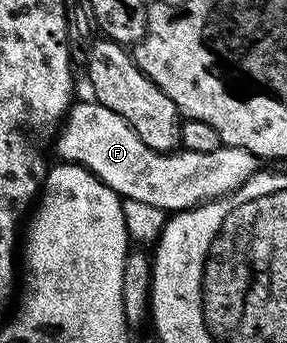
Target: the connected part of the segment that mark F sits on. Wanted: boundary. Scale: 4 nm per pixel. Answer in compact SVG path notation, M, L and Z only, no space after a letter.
M95 100L87 101L77 101L59 123L57 159L86 167L121 199L142 200L142 204L154 204L154 208L165 212L193 210L204 202L232 194L261 169L261 159L246 152L246 148L223 144L214 152L190 152L183 148L165 152L146 148L118 112L110 112L110 108Z

